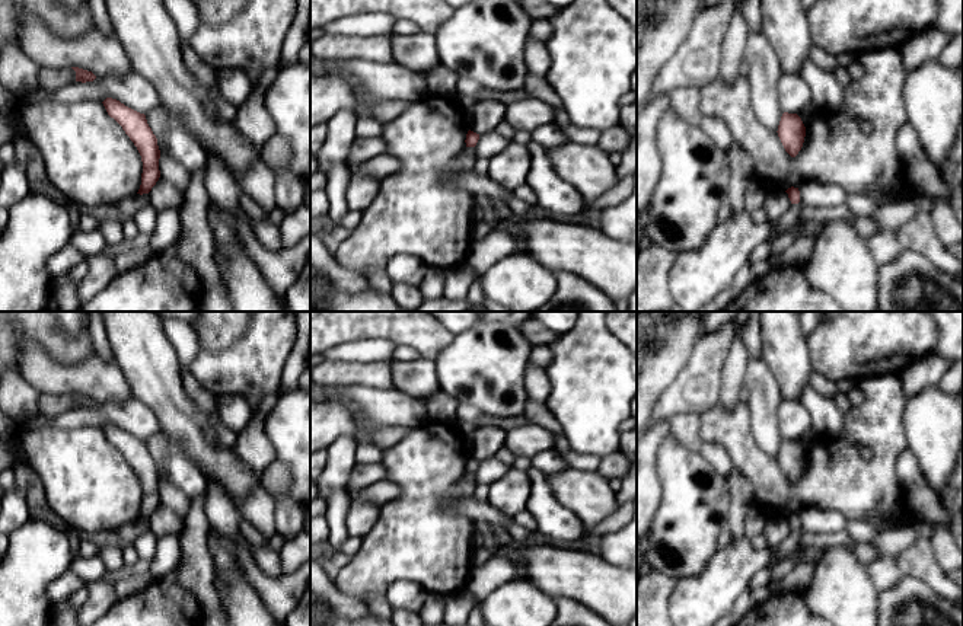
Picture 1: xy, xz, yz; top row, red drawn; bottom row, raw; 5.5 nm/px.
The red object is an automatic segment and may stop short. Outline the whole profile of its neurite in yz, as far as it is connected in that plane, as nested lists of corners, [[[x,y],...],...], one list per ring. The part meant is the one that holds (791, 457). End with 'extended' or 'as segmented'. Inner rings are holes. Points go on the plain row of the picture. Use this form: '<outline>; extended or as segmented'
[[[784,438],[778,451],[778,463],[785,478],[795,483],[803,473],[806,453],[797,440]]]; as segmented

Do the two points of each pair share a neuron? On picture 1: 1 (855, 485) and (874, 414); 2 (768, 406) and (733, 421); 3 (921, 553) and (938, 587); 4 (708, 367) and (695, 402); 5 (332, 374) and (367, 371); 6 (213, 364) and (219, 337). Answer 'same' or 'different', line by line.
1: same
2: different
3: same
4: same
5: same
6: different

